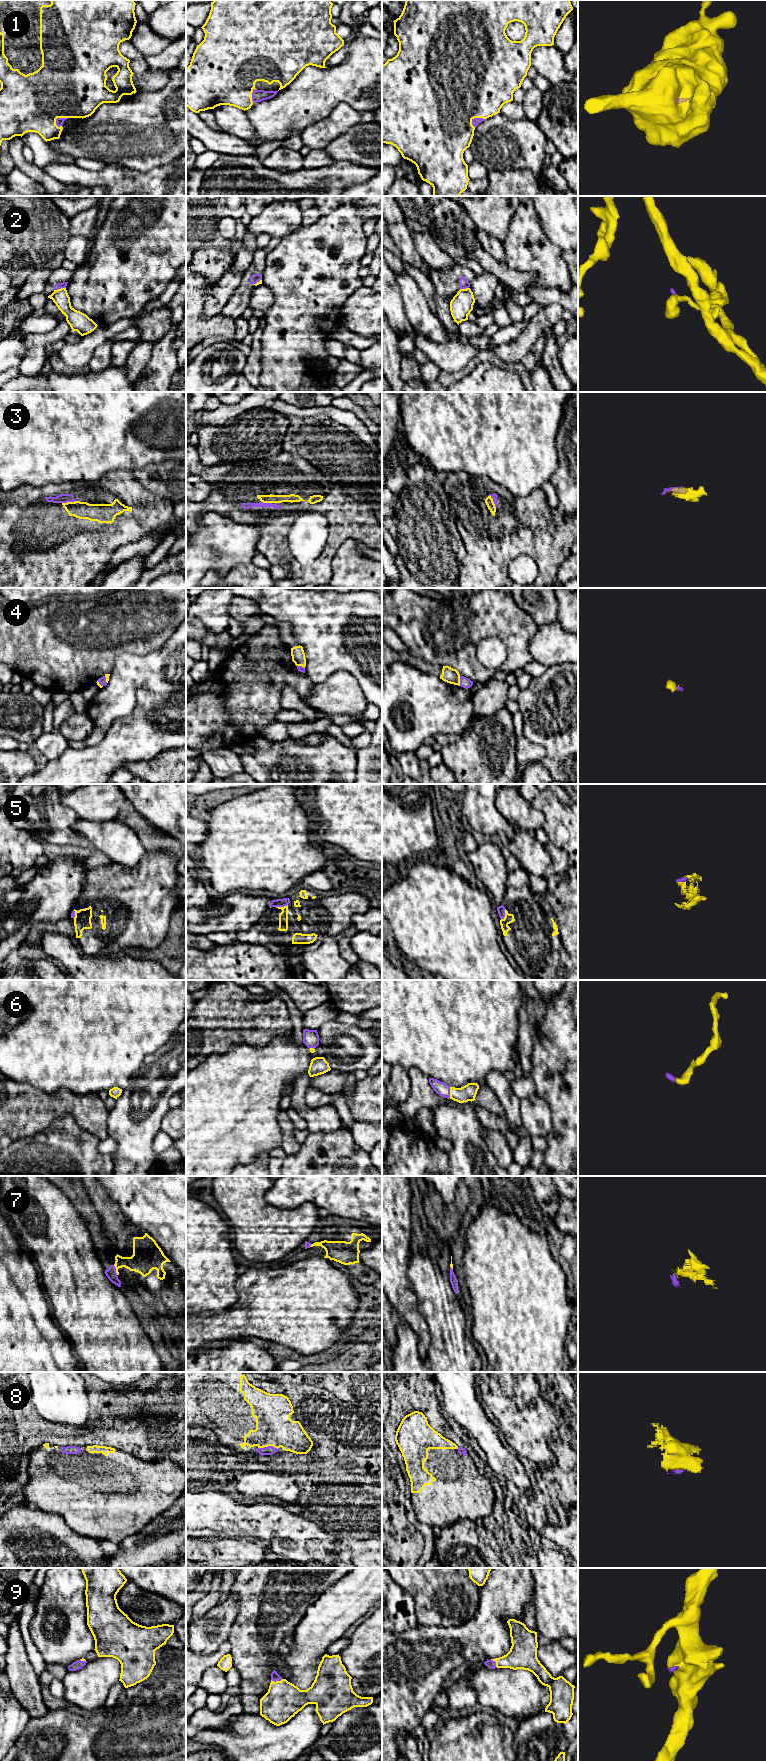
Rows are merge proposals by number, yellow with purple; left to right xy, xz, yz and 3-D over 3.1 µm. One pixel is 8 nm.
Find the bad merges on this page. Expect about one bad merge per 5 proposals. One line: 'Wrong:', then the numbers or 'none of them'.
Wrong: 2

